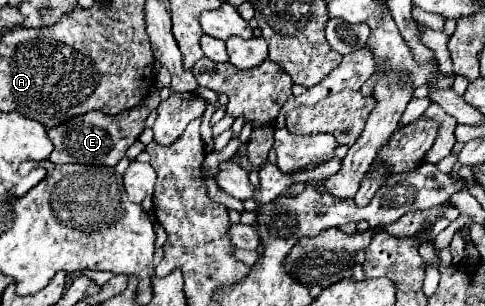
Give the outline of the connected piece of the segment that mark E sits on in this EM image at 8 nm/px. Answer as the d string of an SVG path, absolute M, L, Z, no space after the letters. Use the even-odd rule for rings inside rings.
M149 92L147 102L141 104L139 108L131 108L127 112L121 112L119 116L107 116L103 112L87 112L83 116L75 116L75 120L67 120L59 126L53 126L47 130L55 150L51 152L49 160L53 164L67 164L67 162L77 162L77 164L105 164L105 166L115 166L127 152L127 148L137 140L137 136L143 132L143 122L159 106L161 98L157 92Z

